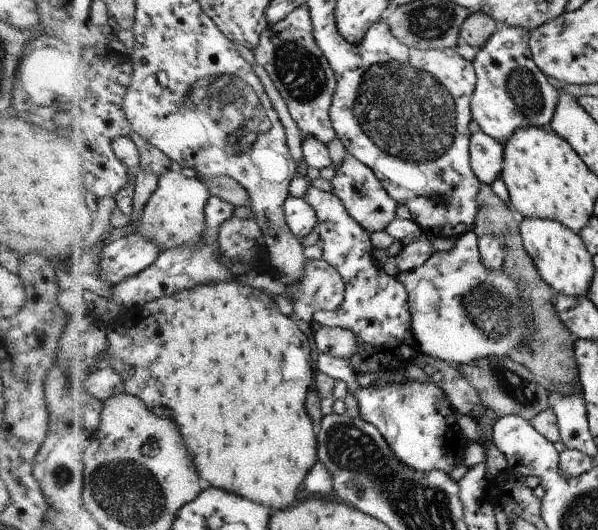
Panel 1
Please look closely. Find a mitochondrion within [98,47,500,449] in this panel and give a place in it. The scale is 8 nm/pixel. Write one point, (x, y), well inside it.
(409, 113)

